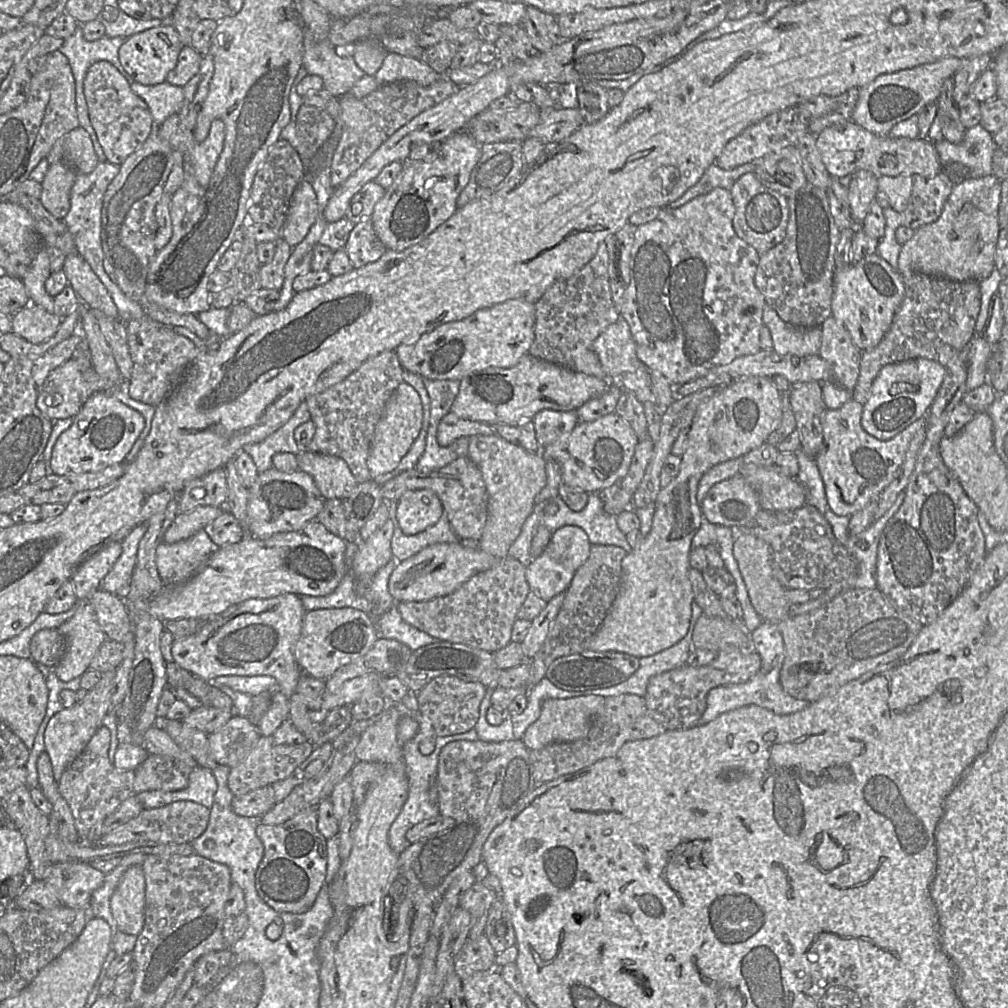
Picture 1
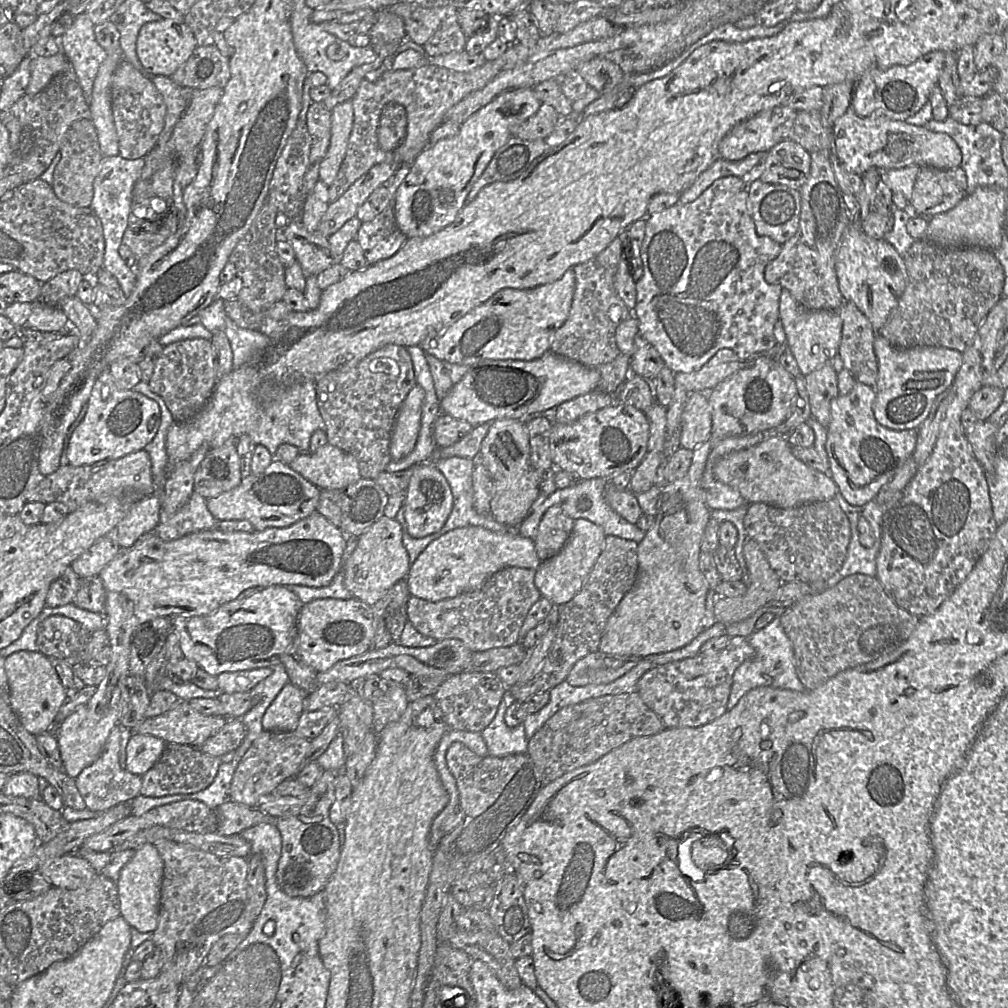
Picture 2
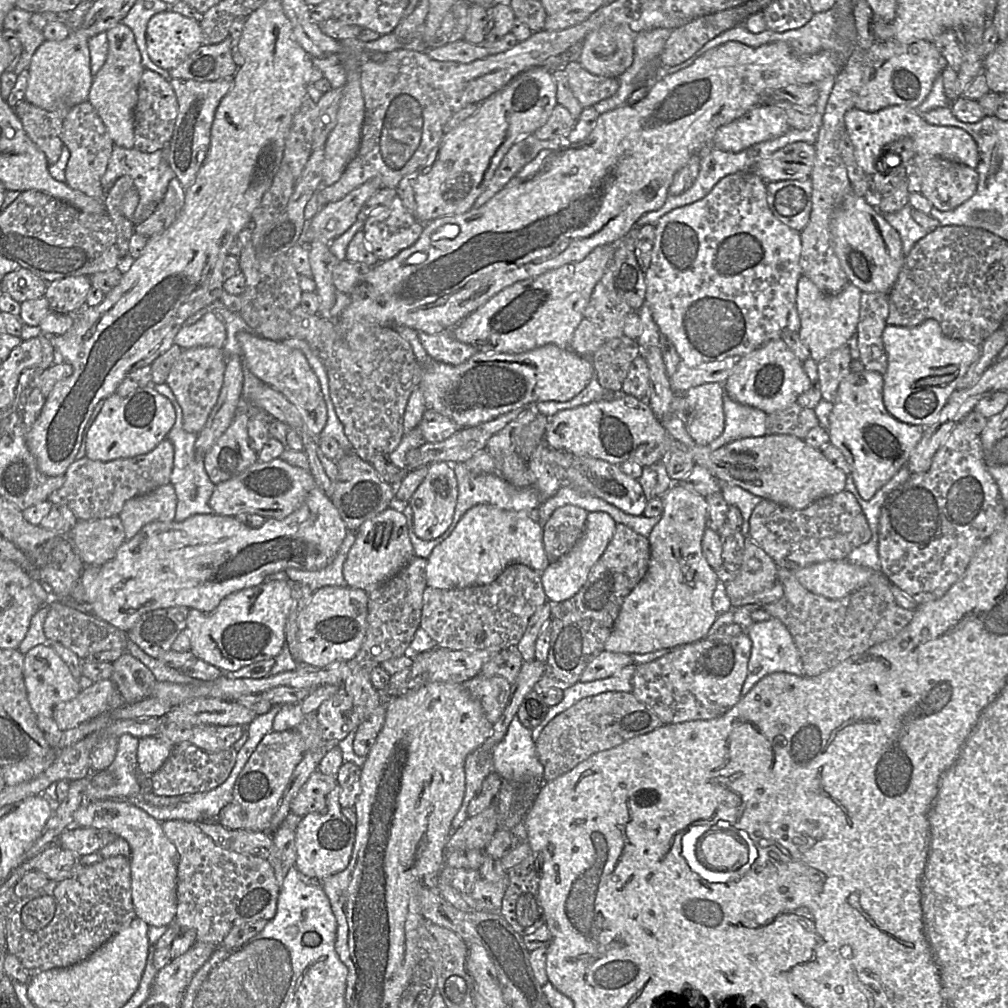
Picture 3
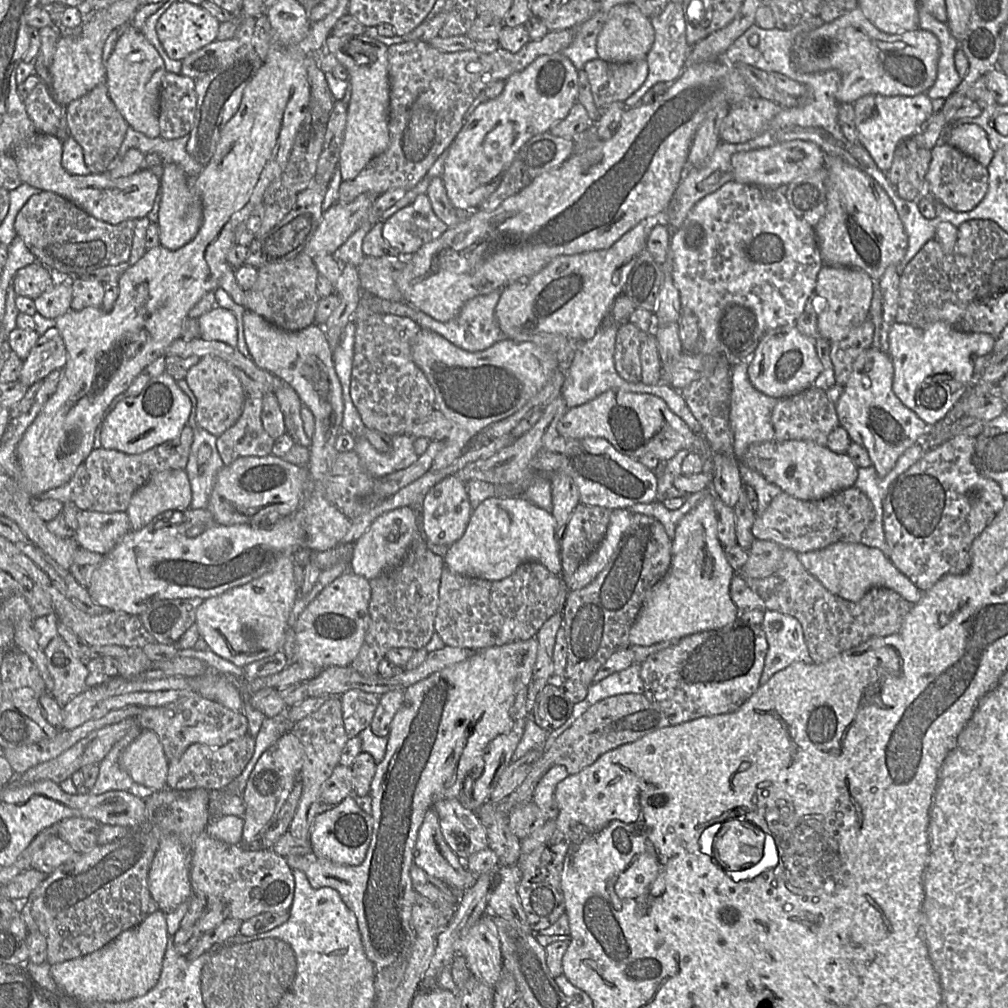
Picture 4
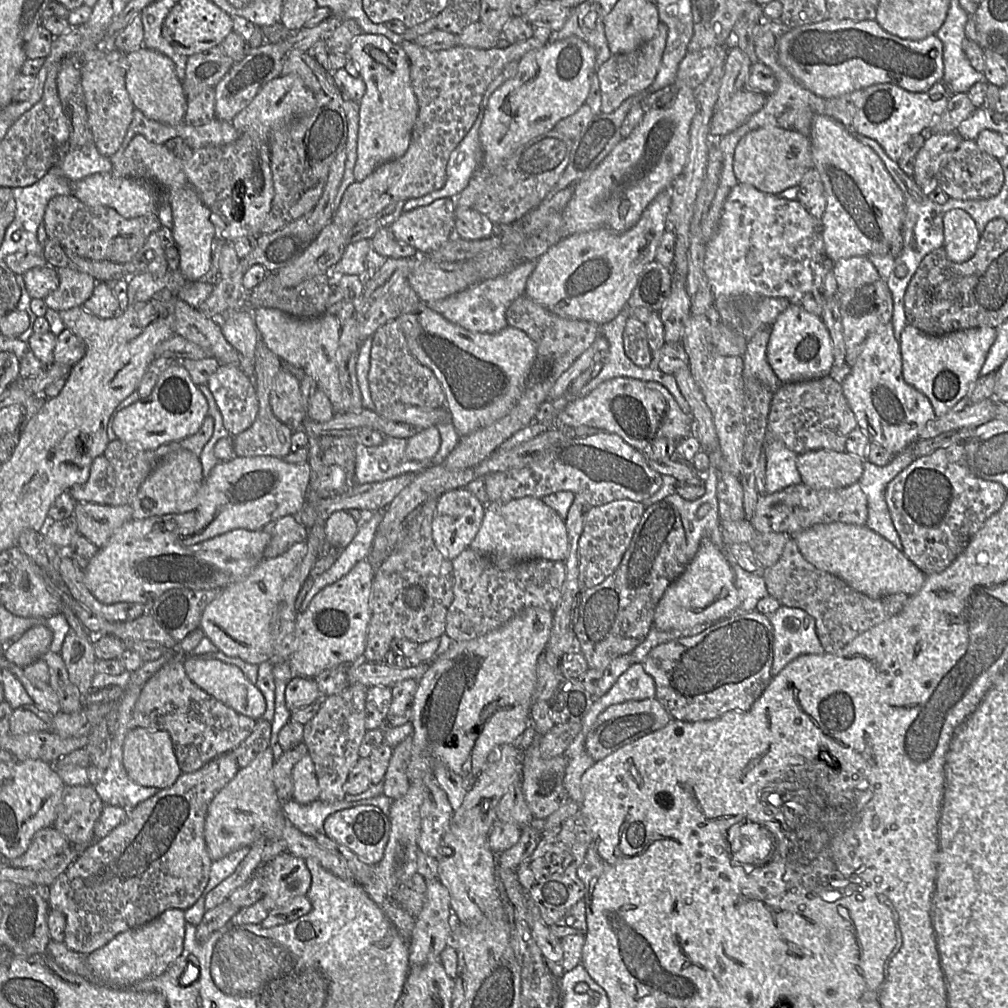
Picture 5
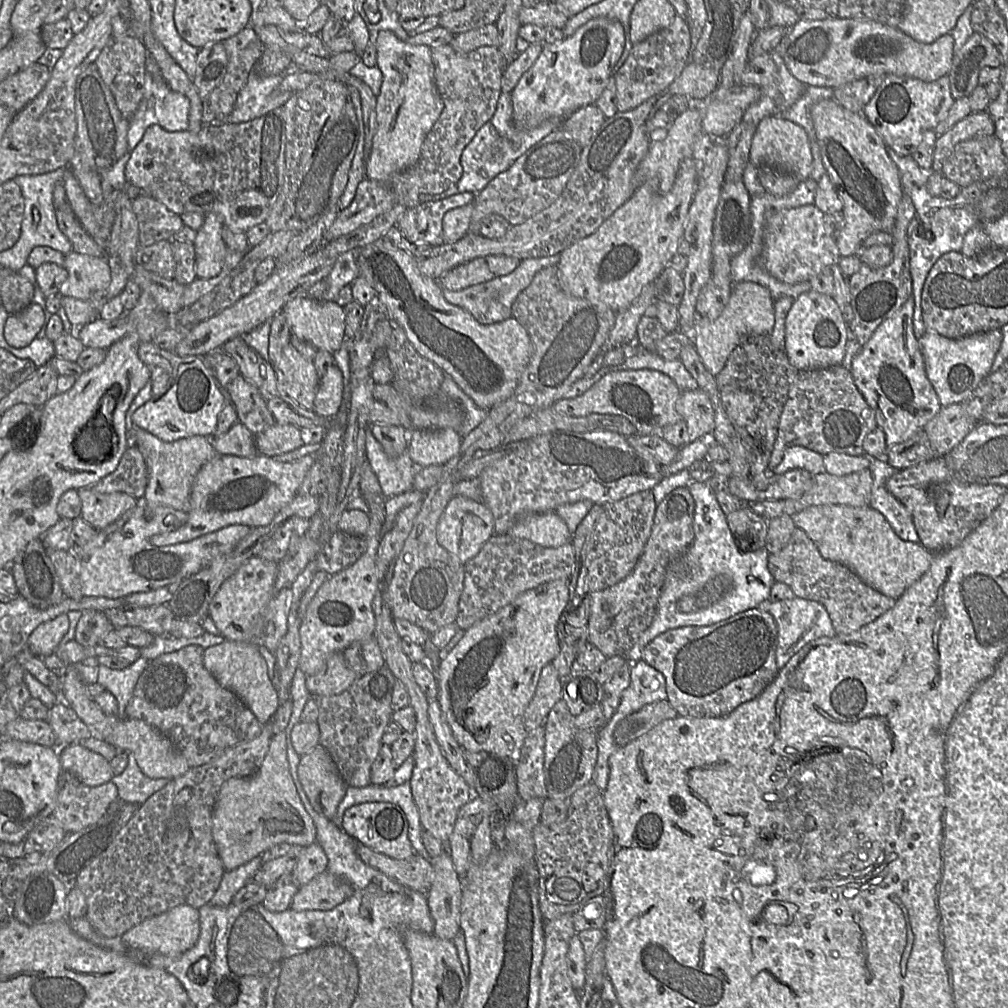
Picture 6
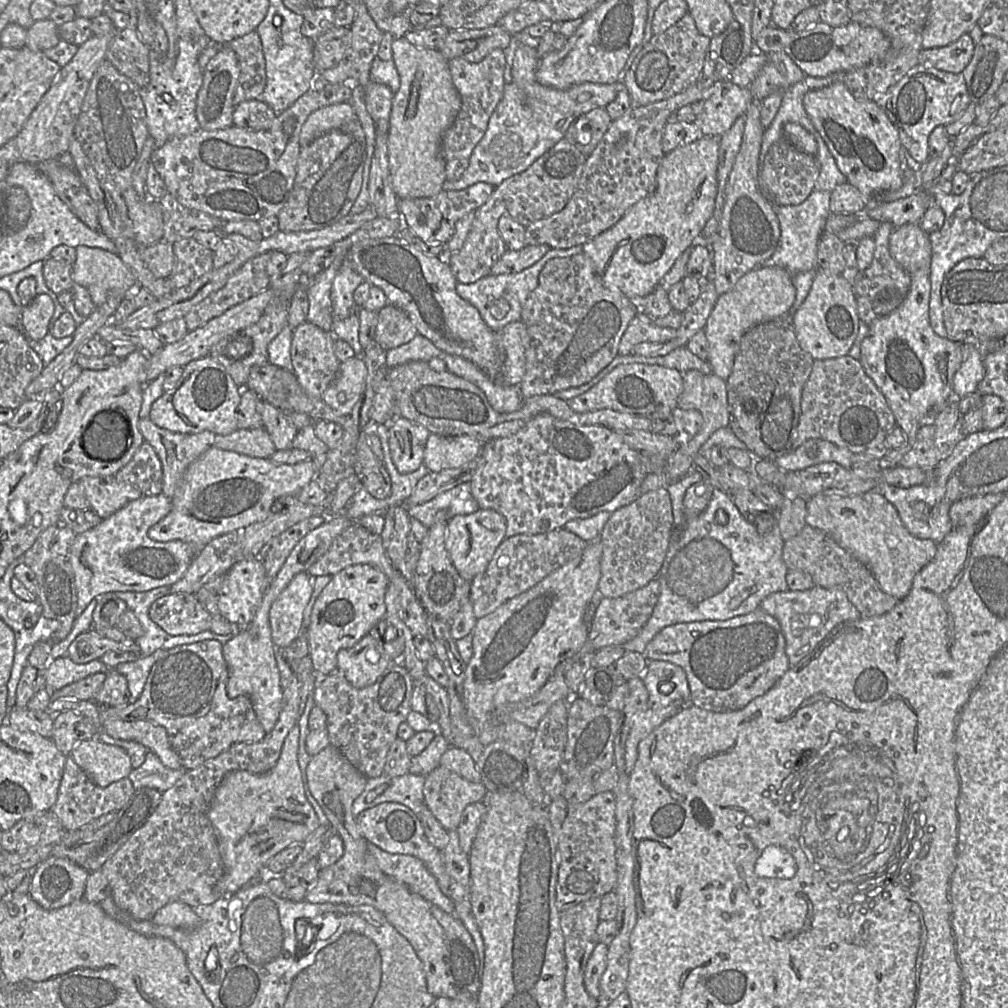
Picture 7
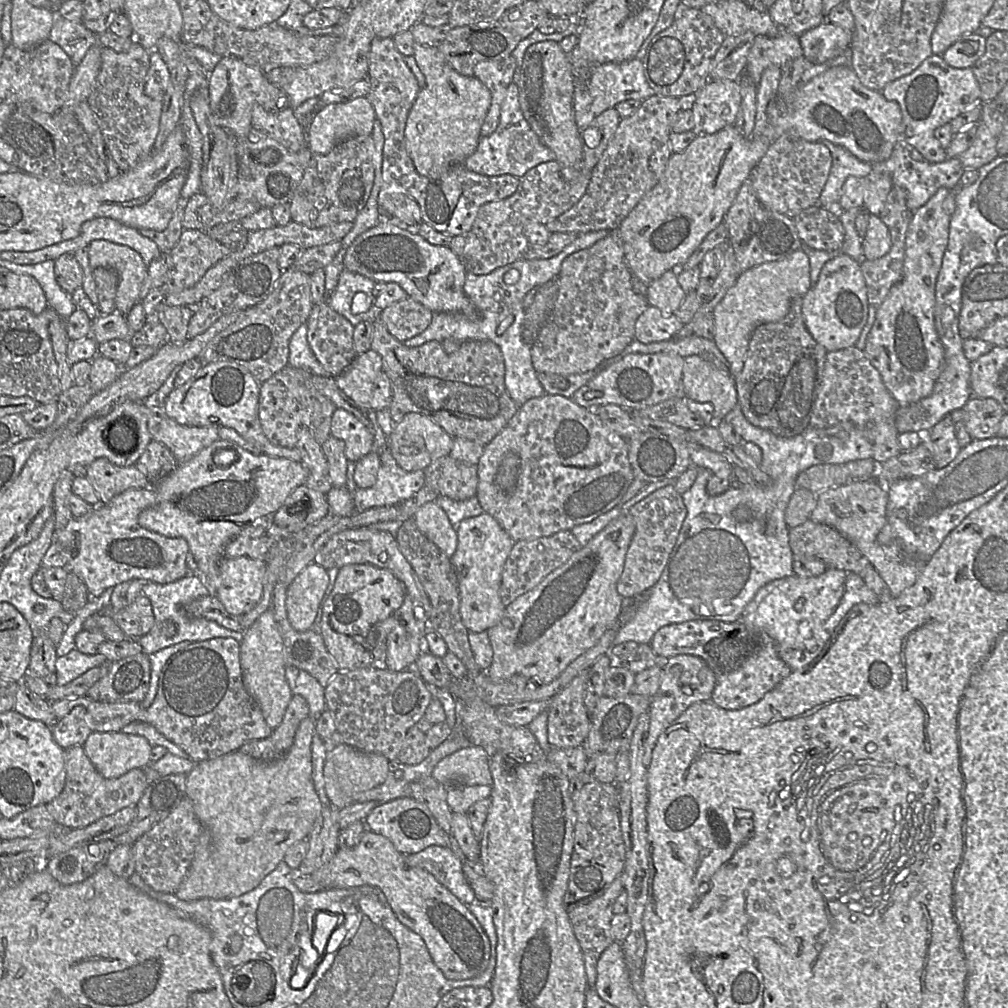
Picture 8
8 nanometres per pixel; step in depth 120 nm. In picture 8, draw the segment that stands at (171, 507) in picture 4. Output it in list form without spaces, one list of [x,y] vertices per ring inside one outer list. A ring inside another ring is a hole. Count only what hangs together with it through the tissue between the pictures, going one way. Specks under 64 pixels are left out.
[[[145,405],[148,430],[152,439],[165,445],[177,464],[183,464],[201,450],[219,440],[219,426],[184,426],[171,419],[163,406]]]

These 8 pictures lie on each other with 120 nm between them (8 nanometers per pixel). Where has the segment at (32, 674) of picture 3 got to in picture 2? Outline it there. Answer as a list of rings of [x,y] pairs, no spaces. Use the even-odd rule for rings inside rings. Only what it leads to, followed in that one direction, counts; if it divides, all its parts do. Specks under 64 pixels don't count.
[[[18,651],[5,657],[5,671],[10,687],[10,705],[21,724],[34,736],[46,732],[60,708],[68,701],[65,688],[51,660],[39,651]]]

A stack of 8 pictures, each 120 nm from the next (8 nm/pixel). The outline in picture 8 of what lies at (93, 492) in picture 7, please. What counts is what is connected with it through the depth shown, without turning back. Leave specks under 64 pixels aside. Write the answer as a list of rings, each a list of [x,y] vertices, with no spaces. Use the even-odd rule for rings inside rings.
[[[106,458],[96,459],[86,469],[88,481],[99,497],[100,504],[109,503],[115,496],[128,489],[149,486],[147,477],[135,465],[119,467]]]

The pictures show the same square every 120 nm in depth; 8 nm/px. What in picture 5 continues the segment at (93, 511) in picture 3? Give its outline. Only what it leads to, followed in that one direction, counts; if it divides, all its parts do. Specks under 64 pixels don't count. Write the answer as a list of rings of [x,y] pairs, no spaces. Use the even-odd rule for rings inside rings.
[[[207,416],[196,434],[180,441],[162,445],[156,450],[144,450],[117,439],[113,440],[108,444],[104,453],[93,461],[87,482],[74,487],[79,489],[79,497],[84,502],[110,506],[132,505],[139,488],[162,459],[181,449],[189,450],[199,456],[206,443],[212,437],[213,432],[214,419]]]

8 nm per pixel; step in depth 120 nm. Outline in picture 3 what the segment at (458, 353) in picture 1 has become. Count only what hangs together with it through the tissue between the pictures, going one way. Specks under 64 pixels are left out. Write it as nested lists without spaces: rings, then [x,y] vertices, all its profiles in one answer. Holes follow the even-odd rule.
[[[617,243],[599,246],[579,262],[506,287],[452,328],[453,336],[485,353],[517,354],[548,344],[569,347],[593,289],[613,260],[616,248]]]

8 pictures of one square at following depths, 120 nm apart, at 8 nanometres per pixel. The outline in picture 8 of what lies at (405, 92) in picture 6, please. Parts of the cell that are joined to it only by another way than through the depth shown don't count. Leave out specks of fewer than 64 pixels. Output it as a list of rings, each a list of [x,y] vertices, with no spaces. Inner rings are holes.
[[[414,43],[413,57],[425,78],[415,102],[409,112],[405,141],[409,156],[415,169],[423,176],[438,176],[449,166],[464,161],[474,152],[481,139],[481,126],[491,103],[489,89],[477,78],[457,73],[445,61],[437,47]]]

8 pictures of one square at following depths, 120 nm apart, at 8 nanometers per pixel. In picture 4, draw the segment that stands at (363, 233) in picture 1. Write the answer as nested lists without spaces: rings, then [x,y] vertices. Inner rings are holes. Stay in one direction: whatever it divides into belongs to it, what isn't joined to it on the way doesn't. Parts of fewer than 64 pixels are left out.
[[[425,194],[382,221],[382,236],[401,256],[410,256],[439,238],[448,226],[433,211]]]

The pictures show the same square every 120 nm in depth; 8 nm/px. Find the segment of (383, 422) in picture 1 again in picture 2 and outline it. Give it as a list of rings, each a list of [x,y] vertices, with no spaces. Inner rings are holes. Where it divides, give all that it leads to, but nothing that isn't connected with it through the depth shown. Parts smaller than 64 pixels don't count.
[[[416,384],[403,400],[391,433],[391,460],[398,461],[413,450],[420,431],[424,398],[424,389]]]

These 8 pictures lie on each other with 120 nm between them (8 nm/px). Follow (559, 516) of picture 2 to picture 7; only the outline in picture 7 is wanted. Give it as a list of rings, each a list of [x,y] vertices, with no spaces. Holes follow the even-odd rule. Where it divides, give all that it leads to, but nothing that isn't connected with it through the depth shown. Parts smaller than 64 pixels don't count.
[[[666,487],[645,492],[633,502],[612,512],[600,540],[603,546],[600,598],[617,598],[647,585],[657,578],[671,543],[674,517],[671,498]]]

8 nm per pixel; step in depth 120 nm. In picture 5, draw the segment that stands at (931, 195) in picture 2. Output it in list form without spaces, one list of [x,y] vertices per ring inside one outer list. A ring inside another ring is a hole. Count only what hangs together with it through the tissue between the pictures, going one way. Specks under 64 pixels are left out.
[[[963,140],[960,145],[949,151],[938,164],[934,177],[938,186],[951,199],[958,200],[980,200],[987,199],[999,193],[1004,183],[1004,173],[1000,161],[981,150],[974,140]]]

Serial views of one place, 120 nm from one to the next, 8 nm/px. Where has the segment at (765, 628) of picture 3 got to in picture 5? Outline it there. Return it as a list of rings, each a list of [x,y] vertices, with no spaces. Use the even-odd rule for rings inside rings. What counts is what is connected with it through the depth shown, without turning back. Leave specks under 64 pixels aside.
[[[780,606],[769,616],[774,629],[772,678],[788,663],[804,654],[823,654],[815,619],[800,608]]]

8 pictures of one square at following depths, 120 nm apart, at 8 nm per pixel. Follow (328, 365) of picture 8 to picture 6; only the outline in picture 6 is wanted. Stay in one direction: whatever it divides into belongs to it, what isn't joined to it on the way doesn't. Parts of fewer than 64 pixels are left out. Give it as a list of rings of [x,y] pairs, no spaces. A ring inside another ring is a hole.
[[[292,337],[283,349],[279,364],[274,366],[279,395],[292,407],[314,409],[321,380],[314,366],[317,351],[310,343]]]

